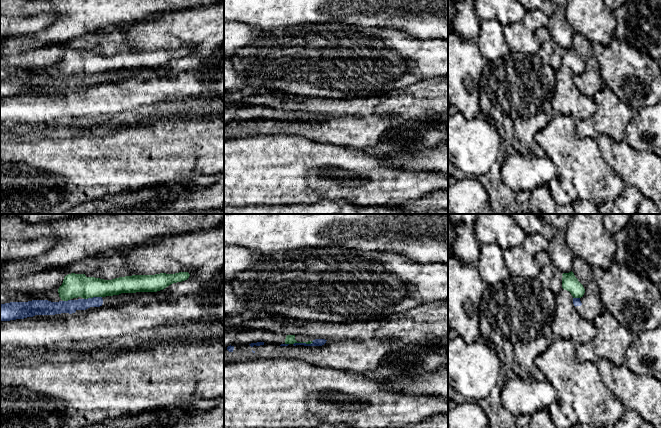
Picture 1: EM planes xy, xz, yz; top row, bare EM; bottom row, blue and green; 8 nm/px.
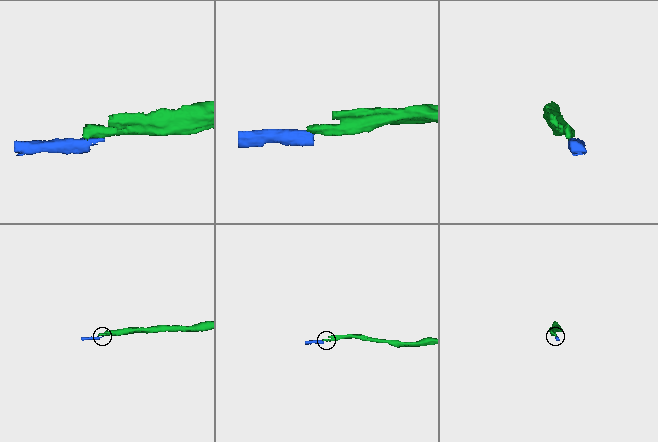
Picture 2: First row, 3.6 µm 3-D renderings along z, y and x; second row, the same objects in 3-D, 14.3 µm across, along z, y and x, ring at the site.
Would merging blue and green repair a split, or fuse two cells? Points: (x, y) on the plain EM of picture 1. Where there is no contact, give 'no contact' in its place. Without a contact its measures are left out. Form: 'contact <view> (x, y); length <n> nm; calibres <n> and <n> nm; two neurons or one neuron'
contact xz (303, 119); length 170 nm; calibres 60 and 80 nm; two neurons

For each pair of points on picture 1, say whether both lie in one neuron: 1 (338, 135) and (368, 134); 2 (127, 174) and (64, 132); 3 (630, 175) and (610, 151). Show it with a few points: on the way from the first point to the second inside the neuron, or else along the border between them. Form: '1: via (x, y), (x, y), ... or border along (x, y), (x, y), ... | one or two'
1: via (345, 132), (361, 133) | one
2: border along (83, 131), (71, 137), (51, 138), (48, 136) | two
3: via (628, 169), (616, 157) | one

